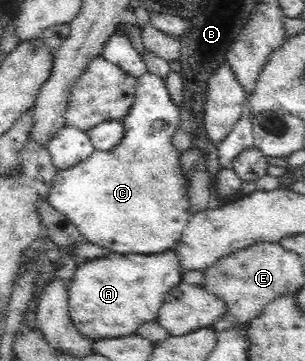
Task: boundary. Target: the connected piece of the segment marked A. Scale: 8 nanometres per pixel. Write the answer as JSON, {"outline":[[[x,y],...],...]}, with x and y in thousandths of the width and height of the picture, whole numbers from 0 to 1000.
{"outline":[[[570,690],[528,704],[413,704],[361,698],[331,715],[279,720],[252,737],[220,795],[220,850],[230,861],[230,889],[269,934],[298,945],[341,936],[397,936],[436,928],[466,898],[511,889],[538,823],[597,781],[597,753],[574,717]]]}

